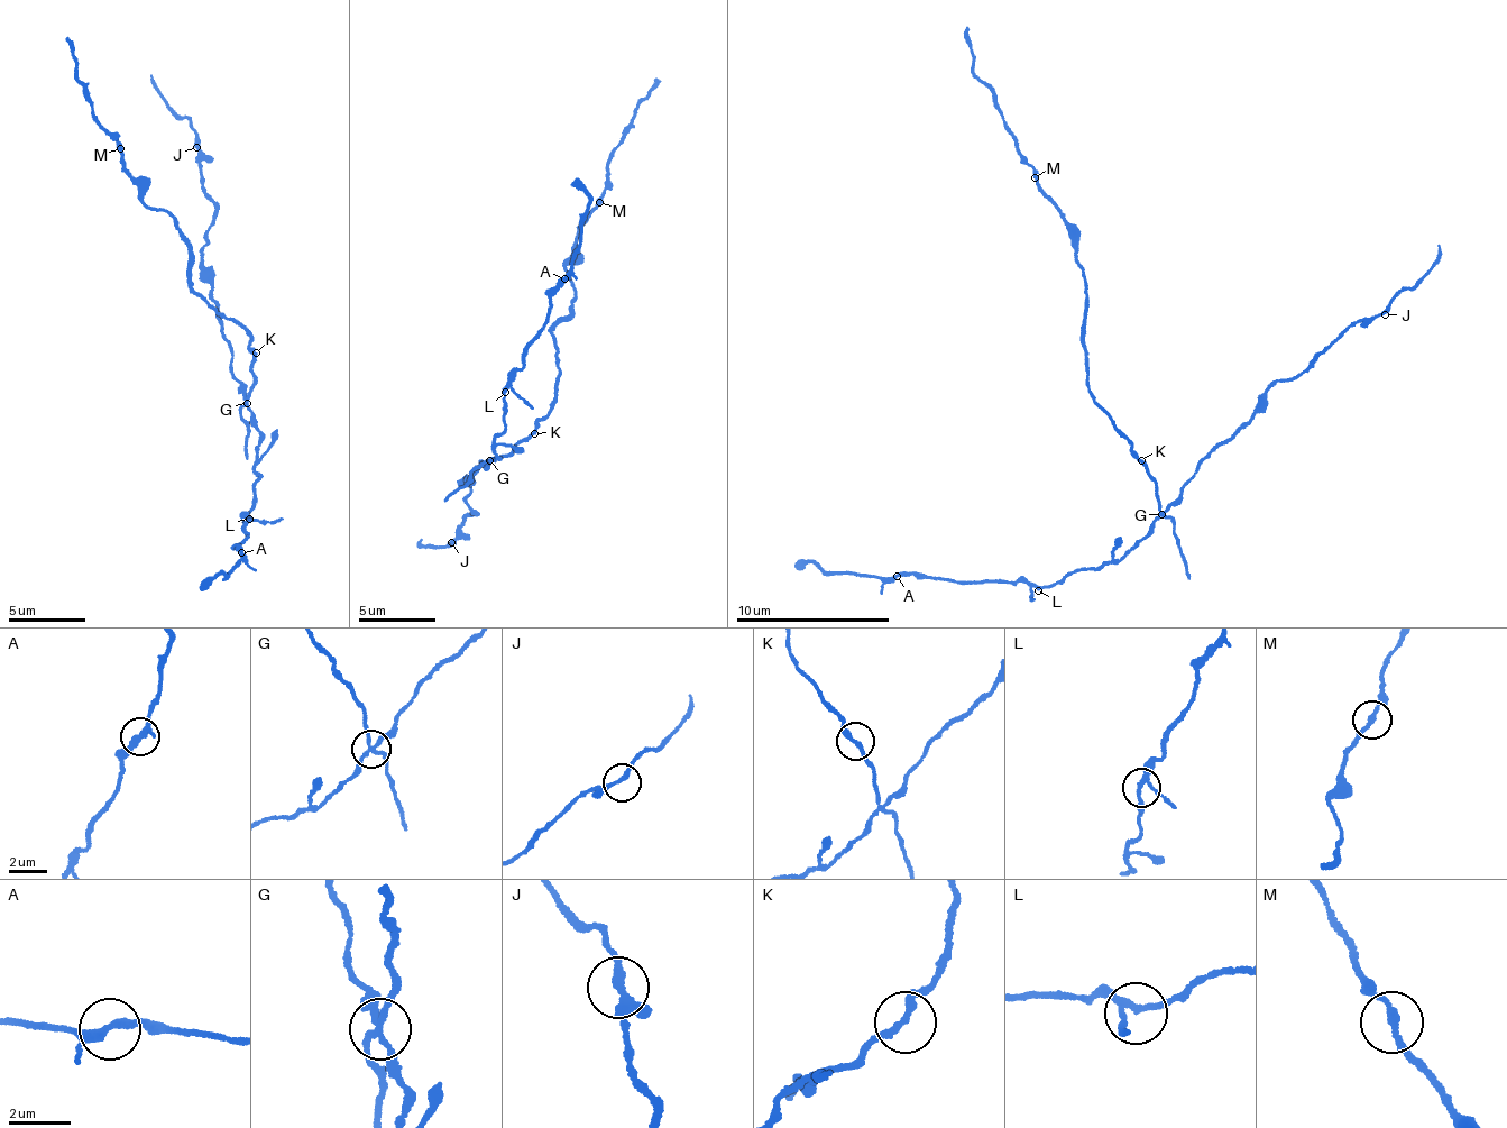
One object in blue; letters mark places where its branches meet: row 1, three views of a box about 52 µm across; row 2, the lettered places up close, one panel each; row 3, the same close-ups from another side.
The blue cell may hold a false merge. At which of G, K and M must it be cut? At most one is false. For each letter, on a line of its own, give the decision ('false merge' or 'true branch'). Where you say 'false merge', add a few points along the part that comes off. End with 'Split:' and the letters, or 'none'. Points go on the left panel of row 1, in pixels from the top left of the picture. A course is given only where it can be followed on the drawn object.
G: false merge | (248, 402), (258, 460), (242, 515), (247, 537), (232, 546), (242, 557), (199, 588)
K: true branch
M: true branch
Split: G

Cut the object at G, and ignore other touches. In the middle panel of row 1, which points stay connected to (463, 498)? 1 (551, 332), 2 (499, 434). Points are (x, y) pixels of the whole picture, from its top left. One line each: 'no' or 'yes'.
1: no
2: yes

